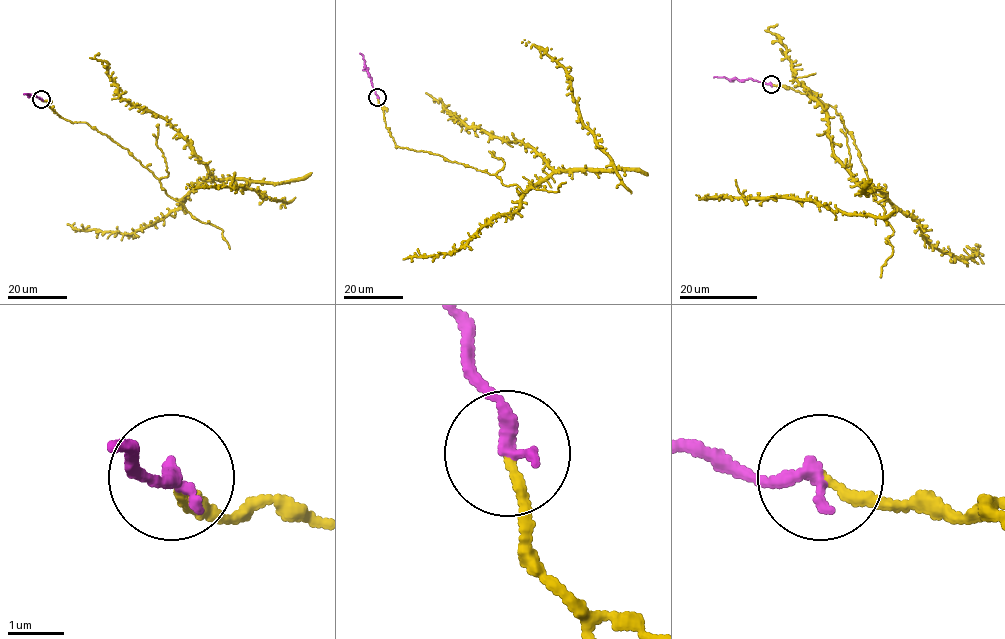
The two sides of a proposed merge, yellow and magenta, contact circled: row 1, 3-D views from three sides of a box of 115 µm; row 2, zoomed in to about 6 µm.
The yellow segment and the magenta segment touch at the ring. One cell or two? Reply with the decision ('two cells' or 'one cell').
one cell

